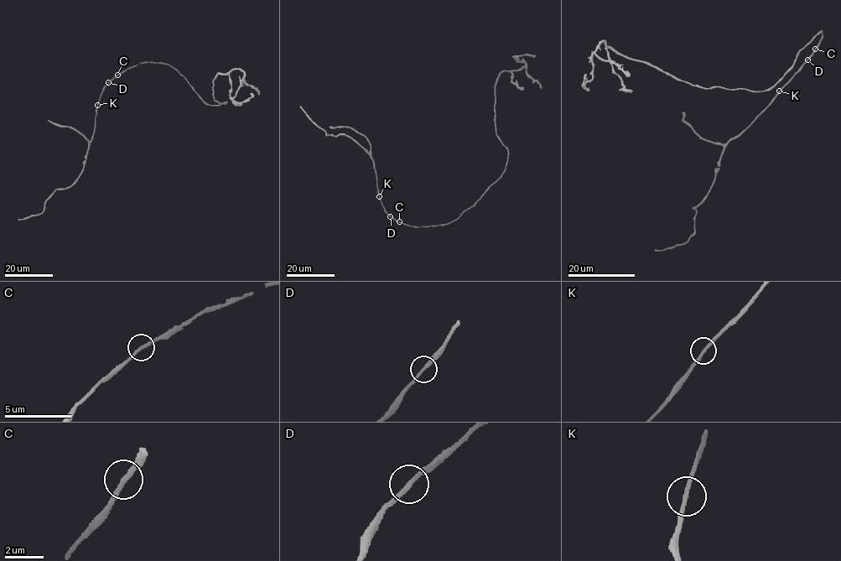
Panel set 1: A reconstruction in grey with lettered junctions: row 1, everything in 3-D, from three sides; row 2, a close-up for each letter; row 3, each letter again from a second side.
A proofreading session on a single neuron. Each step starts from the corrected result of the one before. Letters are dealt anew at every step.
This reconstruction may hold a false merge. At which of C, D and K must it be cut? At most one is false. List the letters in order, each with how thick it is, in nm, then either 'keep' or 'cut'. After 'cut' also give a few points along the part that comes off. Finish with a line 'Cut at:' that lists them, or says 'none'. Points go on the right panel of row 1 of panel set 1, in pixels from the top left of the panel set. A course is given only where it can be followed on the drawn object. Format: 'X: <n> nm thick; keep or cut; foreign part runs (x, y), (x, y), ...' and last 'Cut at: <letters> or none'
C: 190 nm thick; keep
D: 200 nm thick; keep
K: 200 nm thick; keep
Cut at: none

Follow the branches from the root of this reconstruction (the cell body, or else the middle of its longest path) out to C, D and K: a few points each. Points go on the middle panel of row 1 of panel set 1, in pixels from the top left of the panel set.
C: (450, 222), (415, 227), (399, 222)
D: (450, 222), (415, 227), (390, 216)
K: (450, 222), (419, 227), (401, 223), (386, 211), (379, 196)

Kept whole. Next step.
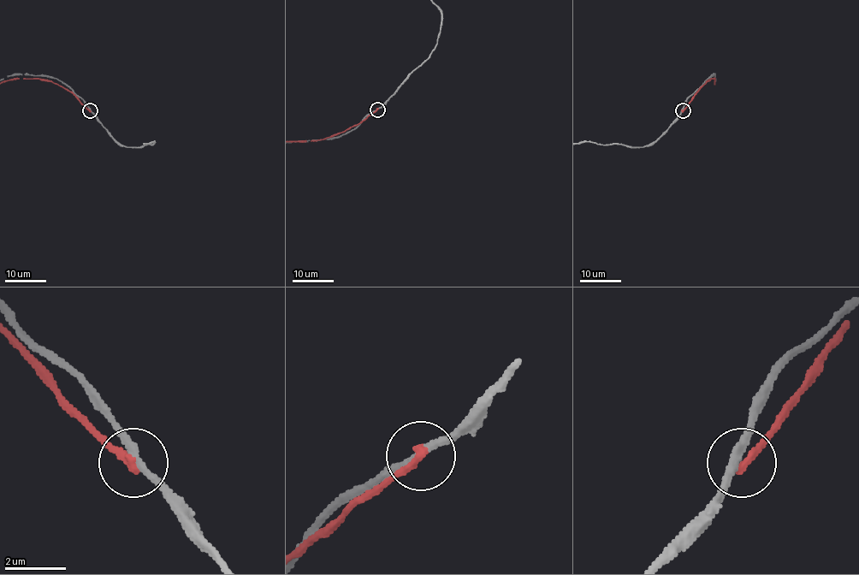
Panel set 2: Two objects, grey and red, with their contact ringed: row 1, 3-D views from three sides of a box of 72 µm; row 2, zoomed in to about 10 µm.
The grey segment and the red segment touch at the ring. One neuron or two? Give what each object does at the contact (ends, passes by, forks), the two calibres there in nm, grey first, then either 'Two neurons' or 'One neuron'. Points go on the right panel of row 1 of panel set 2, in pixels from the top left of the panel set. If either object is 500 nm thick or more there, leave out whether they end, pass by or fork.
At the ring grey passes by. At the ring red ends. Thickness 240 nm (grey) against 300 nm. Two neurons

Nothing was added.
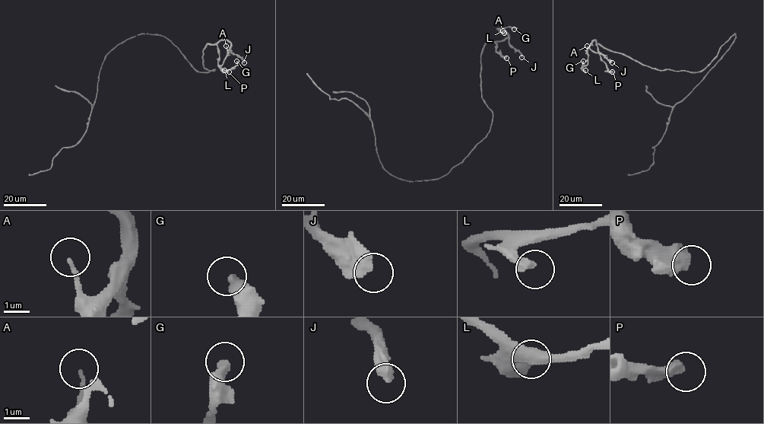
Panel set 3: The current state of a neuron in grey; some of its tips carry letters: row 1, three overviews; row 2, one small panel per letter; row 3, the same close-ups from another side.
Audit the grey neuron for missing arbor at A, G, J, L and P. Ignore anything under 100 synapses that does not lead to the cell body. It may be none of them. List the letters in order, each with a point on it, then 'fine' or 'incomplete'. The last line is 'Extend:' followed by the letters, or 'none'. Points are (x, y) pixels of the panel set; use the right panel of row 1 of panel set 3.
A: (587, 46) | fine
G: (583, 61) | fine
J: (612, 62) | fine
L: (585, 70) | fine
P: (612, 71) | fine
Extend: none

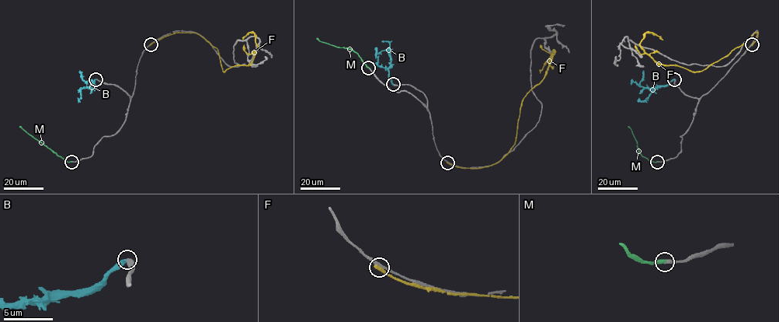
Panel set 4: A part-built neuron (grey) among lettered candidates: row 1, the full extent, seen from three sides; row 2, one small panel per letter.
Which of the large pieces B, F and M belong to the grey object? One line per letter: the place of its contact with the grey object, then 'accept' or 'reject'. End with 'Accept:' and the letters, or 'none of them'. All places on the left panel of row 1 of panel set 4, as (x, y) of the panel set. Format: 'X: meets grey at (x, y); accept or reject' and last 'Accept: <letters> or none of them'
B: meets grey at (95, 79); accept
F: meets grey at (151, 44); reject
M: meets grey at (71, 162); accept
Accept: B, M

